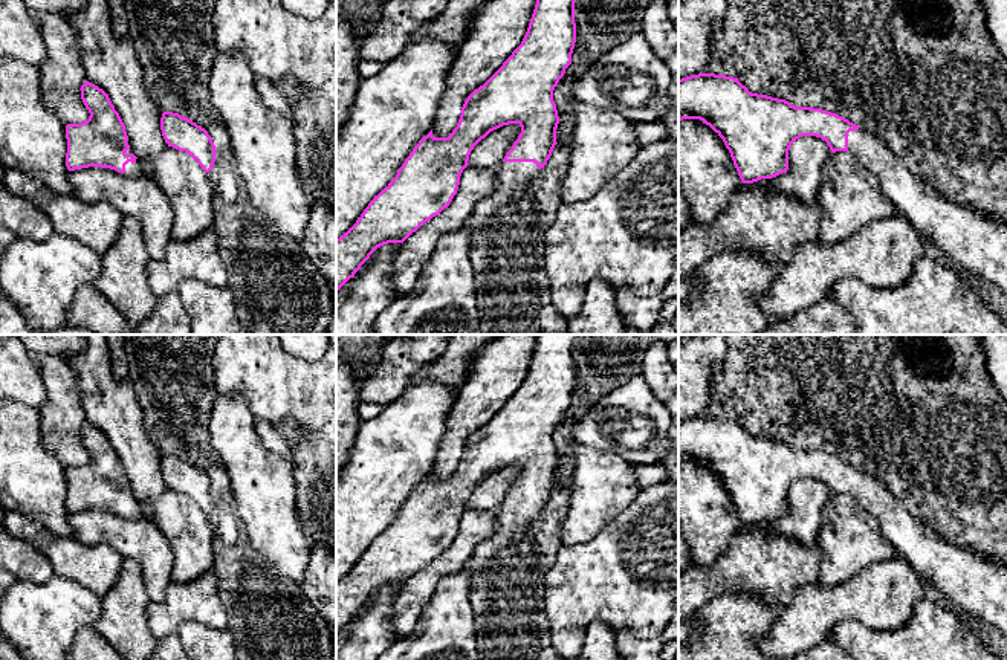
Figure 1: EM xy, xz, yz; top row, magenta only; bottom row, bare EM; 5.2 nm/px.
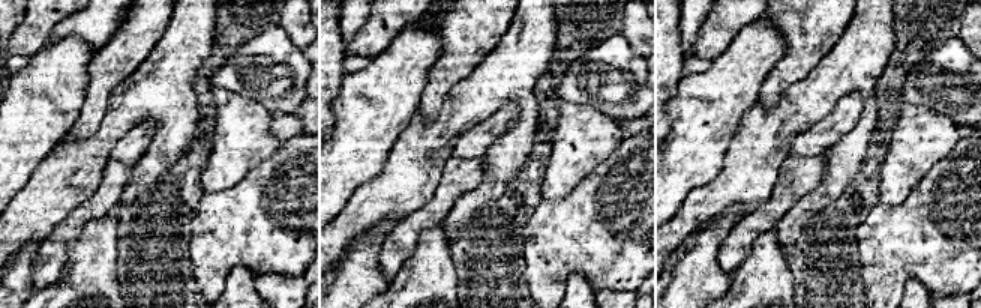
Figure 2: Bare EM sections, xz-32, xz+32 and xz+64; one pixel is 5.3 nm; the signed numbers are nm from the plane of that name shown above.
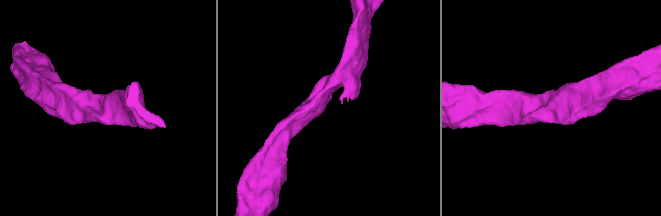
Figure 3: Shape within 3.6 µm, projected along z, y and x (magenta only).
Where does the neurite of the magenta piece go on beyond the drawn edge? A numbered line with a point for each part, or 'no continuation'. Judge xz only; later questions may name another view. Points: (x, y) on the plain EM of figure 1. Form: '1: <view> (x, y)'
1: xz (512, 520)

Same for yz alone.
1: yz (978, 585)

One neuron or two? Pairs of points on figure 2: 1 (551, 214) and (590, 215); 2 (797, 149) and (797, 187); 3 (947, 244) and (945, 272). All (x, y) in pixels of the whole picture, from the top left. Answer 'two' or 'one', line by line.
1: one
2: two
3: one

